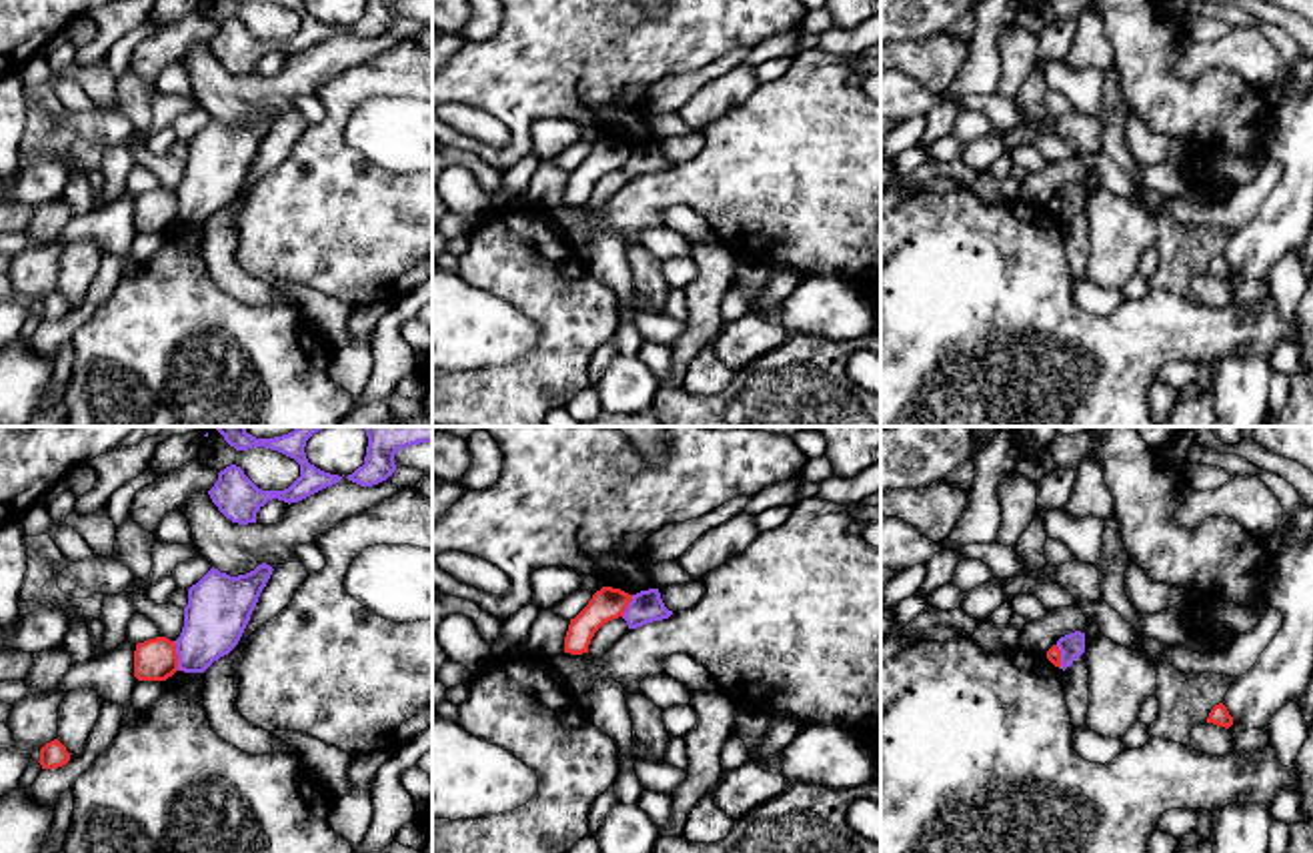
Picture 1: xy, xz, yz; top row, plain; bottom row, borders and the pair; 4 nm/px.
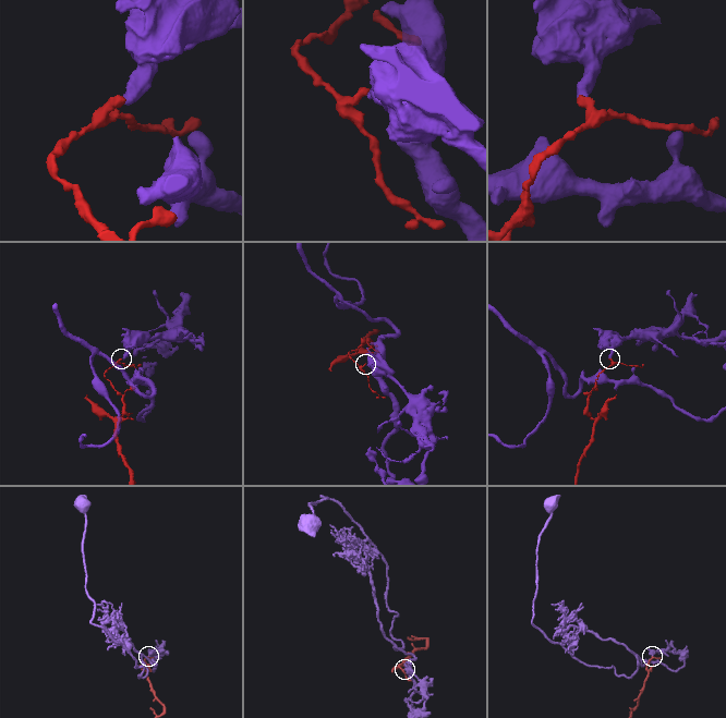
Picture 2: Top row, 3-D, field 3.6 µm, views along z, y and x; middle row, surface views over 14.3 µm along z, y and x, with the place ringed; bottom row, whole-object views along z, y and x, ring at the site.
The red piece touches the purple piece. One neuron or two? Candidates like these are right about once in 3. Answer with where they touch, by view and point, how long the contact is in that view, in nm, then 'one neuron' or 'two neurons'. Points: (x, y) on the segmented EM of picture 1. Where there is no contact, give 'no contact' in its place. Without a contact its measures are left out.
meets red in xy at (177, 655); contact 120 nm long; two neurons

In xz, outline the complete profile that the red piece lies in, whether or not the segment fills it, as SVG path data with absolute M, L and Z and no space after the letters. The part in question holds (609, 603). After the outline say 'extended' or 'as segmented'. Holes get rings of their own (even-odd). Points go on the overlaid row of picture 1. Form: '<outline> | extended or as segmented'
M602 587L592 595L588 605L570 619L566 637L564 637L564 653L582 655L588 653L590 639L594 633L608 621L624 615L632 595Z | as segmented

